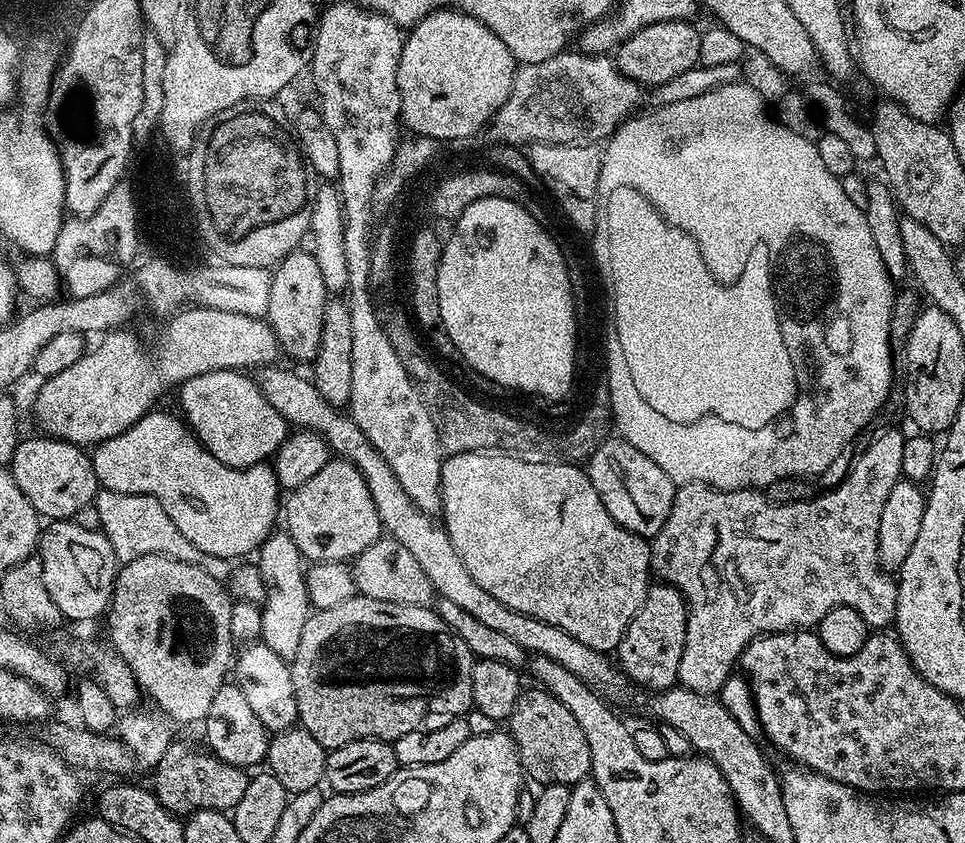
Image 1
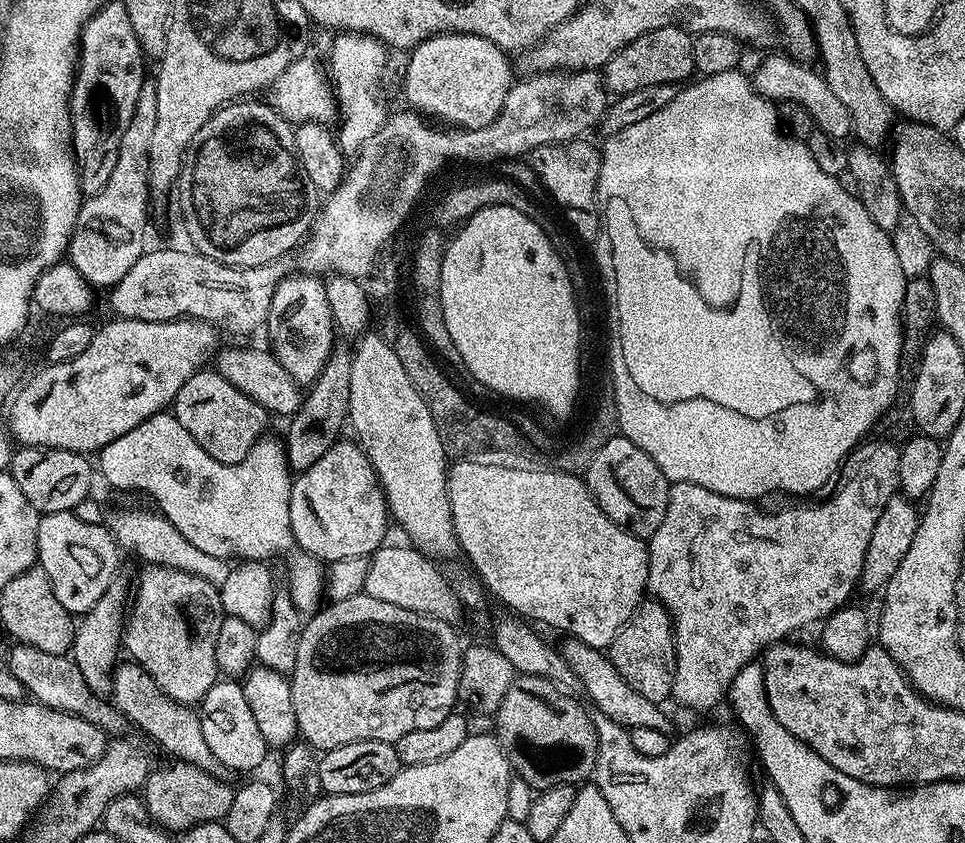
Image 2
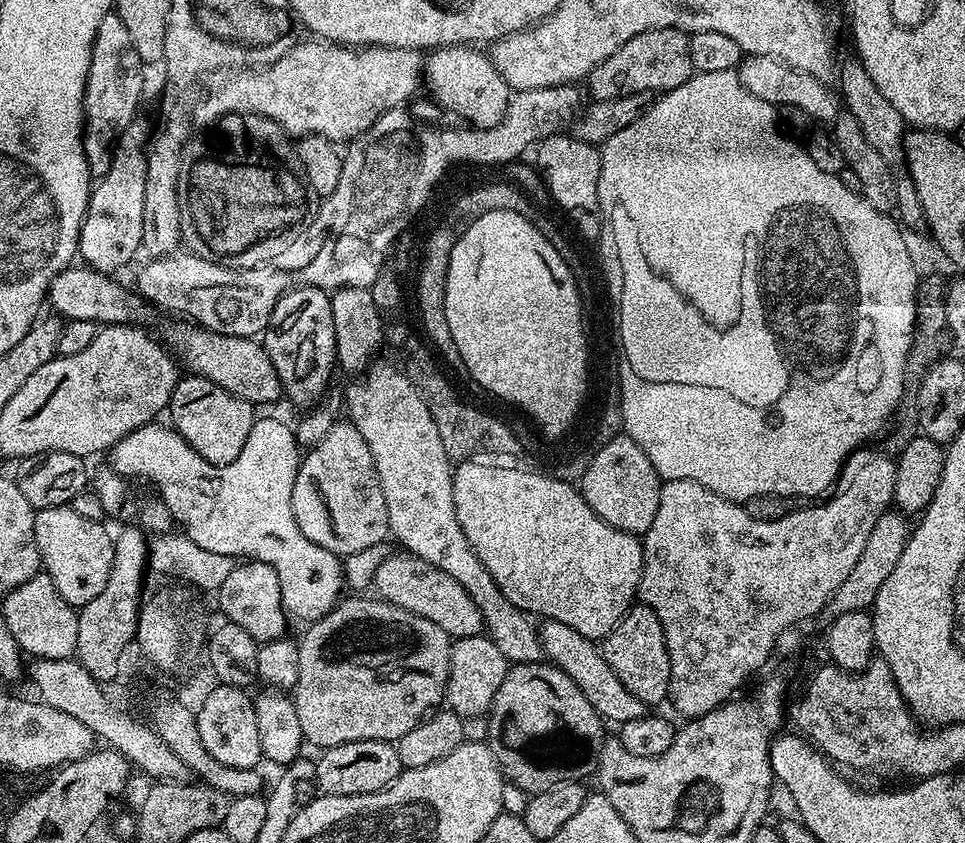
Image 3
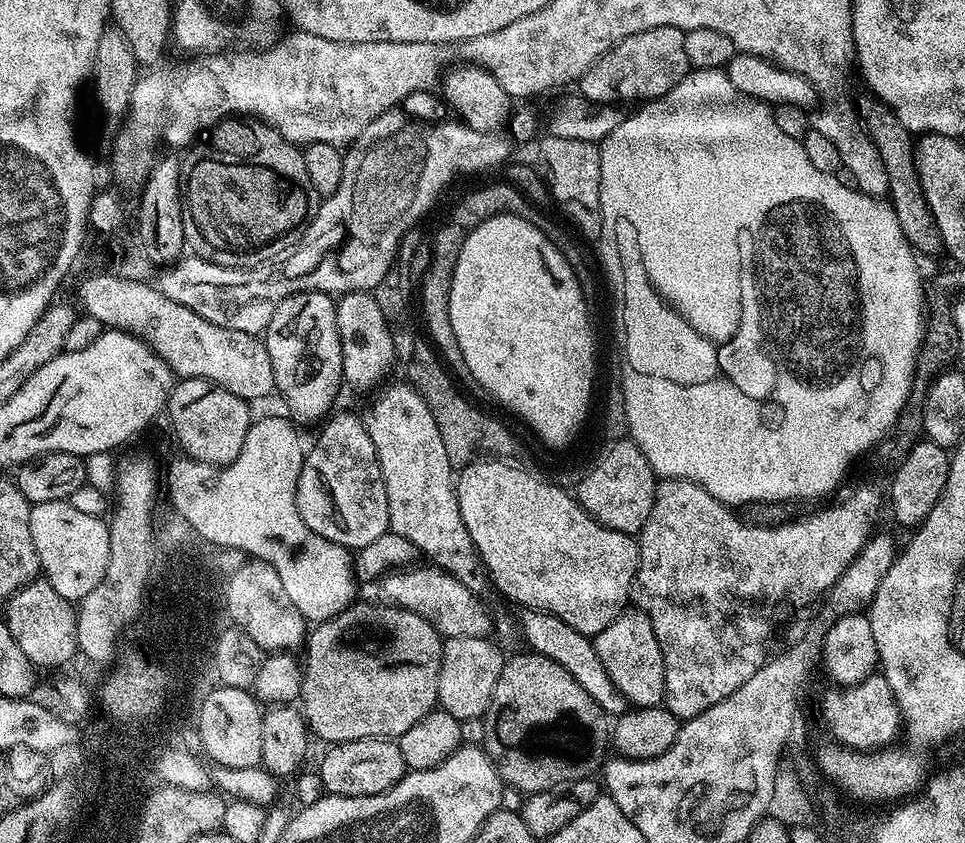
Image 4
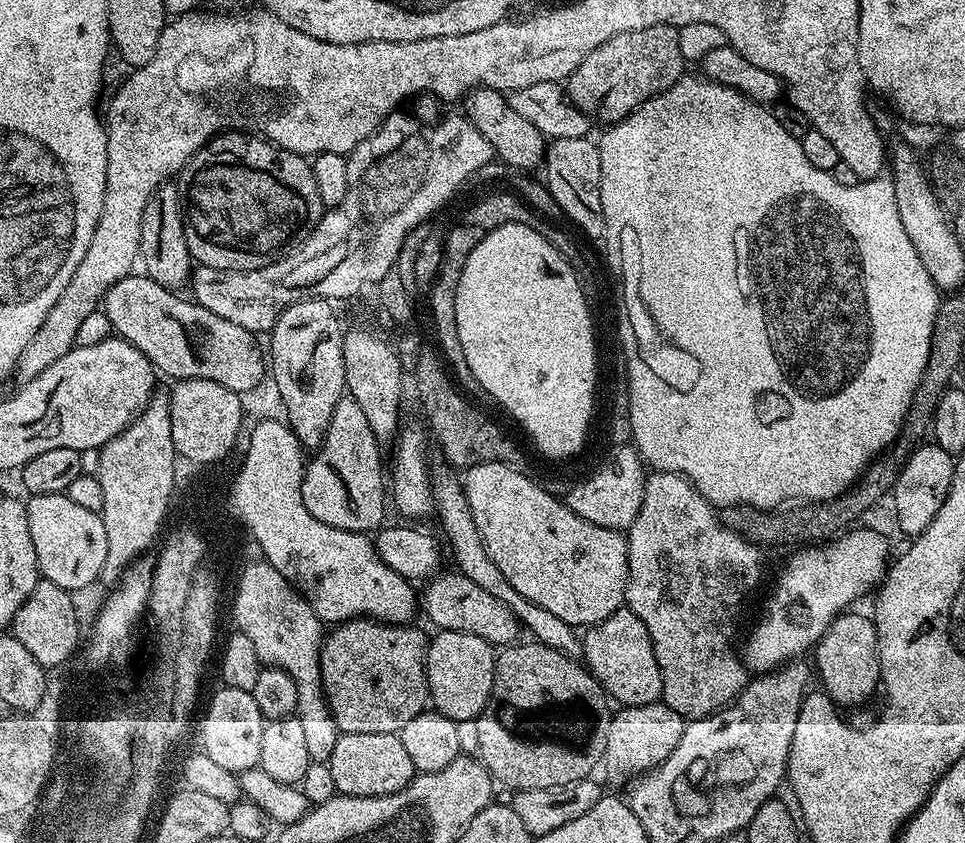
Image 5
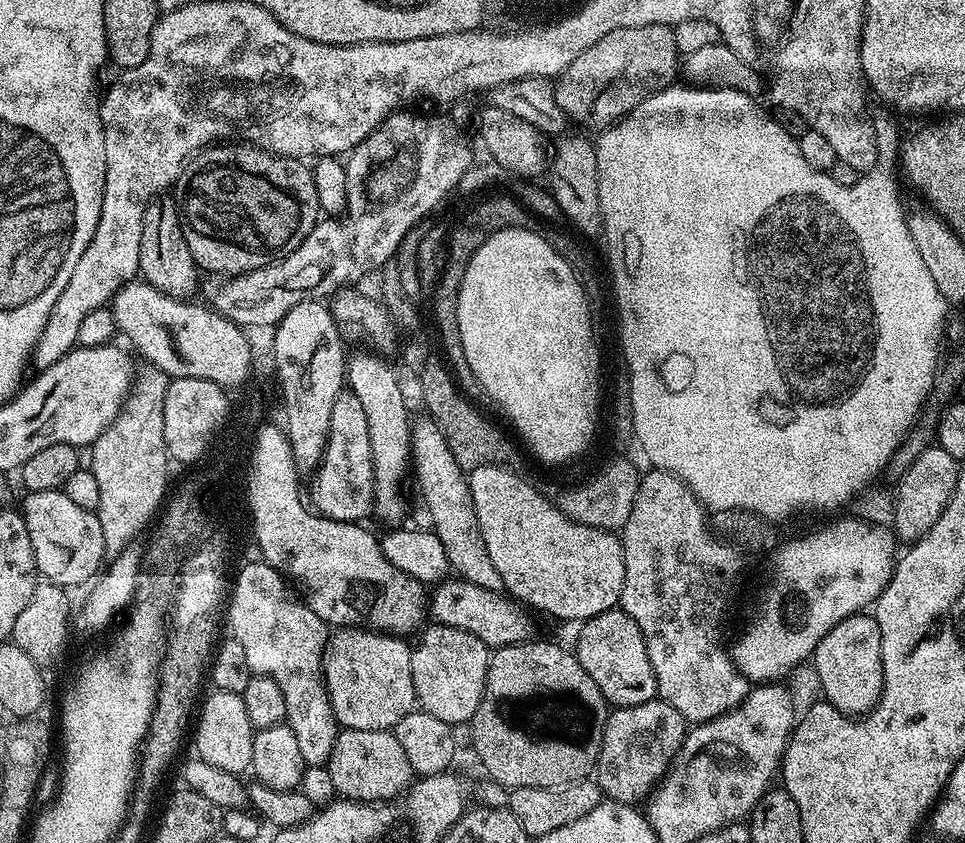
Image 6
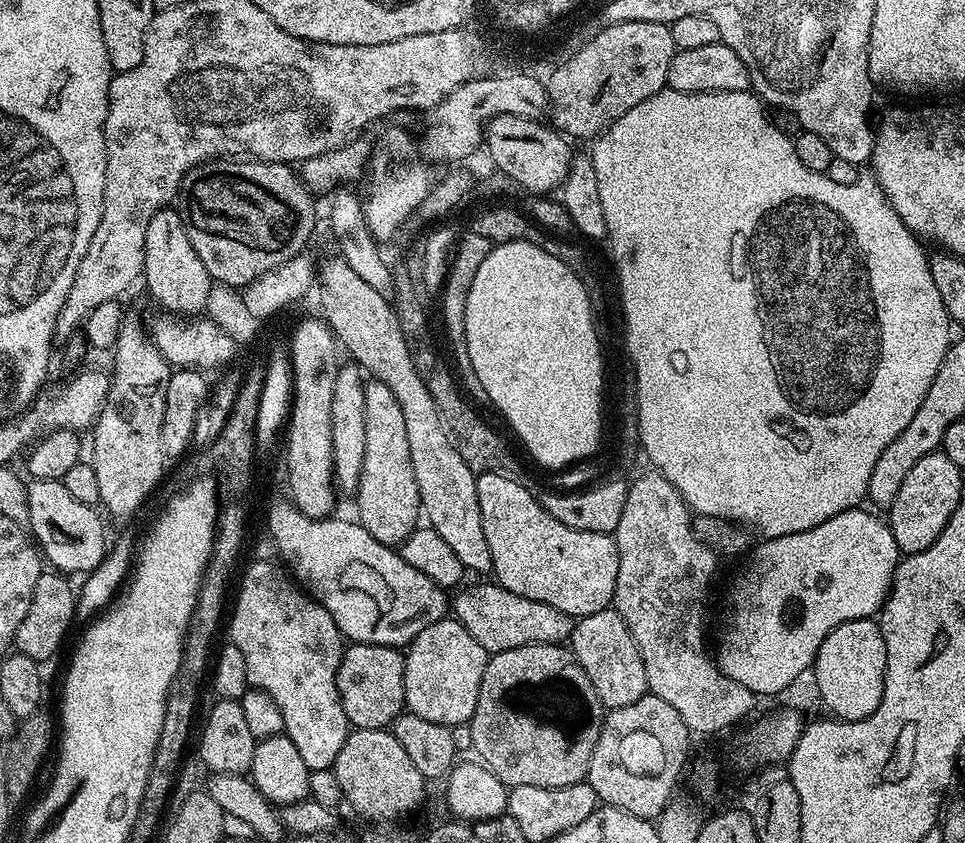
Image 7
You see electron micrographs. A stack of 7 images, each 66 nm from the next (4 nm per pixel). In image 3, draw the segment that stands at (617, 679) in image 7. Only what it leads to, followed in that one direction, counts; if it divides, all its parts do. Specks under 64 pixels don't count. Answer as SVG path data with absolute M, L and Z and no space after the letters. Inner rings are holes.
M637 603L628 609L628 613L616 624L613 632L602 641L602 651L606 662L610 662L610 670L618 674L618 682L634 694L646 706L660 704L669 699L670 658L668 647L664 641L664 631L658 622L658 614L645 604Z

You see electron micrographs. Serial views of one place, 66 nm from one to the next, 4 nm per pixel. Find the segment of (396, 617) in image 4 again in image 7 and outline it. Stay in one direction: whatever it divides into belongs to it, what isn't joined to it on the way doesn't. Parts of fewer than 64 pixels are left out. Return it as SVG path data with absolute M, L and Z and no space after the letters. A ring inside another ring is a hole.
M349 643L340 659L336 675L338 694L342 698L342 710L346 710L346 718L353 729L383 728L387 729L392 721L405 711L404 703L404 658L399 647L391 648L385 644Z

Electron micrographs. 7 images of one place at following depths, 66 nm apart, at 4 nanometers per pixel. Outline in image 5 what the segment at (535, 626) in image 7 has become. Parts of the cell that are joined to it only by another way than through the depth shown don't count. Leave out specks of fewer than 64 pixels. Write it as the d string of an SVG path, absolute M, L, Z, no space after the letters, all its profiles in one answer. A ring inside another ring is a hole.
M449 570L445 576L437 574L427 581L426 587L428 589L422 592L422 612L437 624L437 629L449 628L466 634L478 634L478 638L493 646L508 646L517 639L518 621L515 614L505 604L498 602L494 594L470 582L470 578L461 572Z

